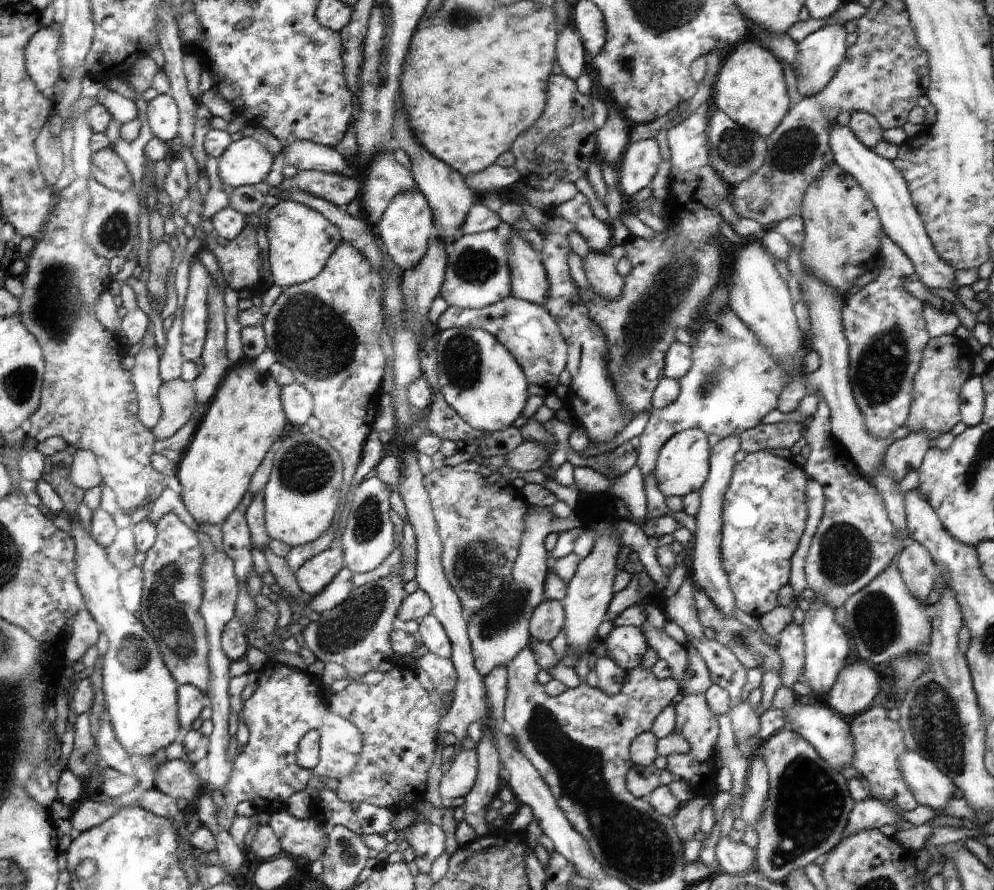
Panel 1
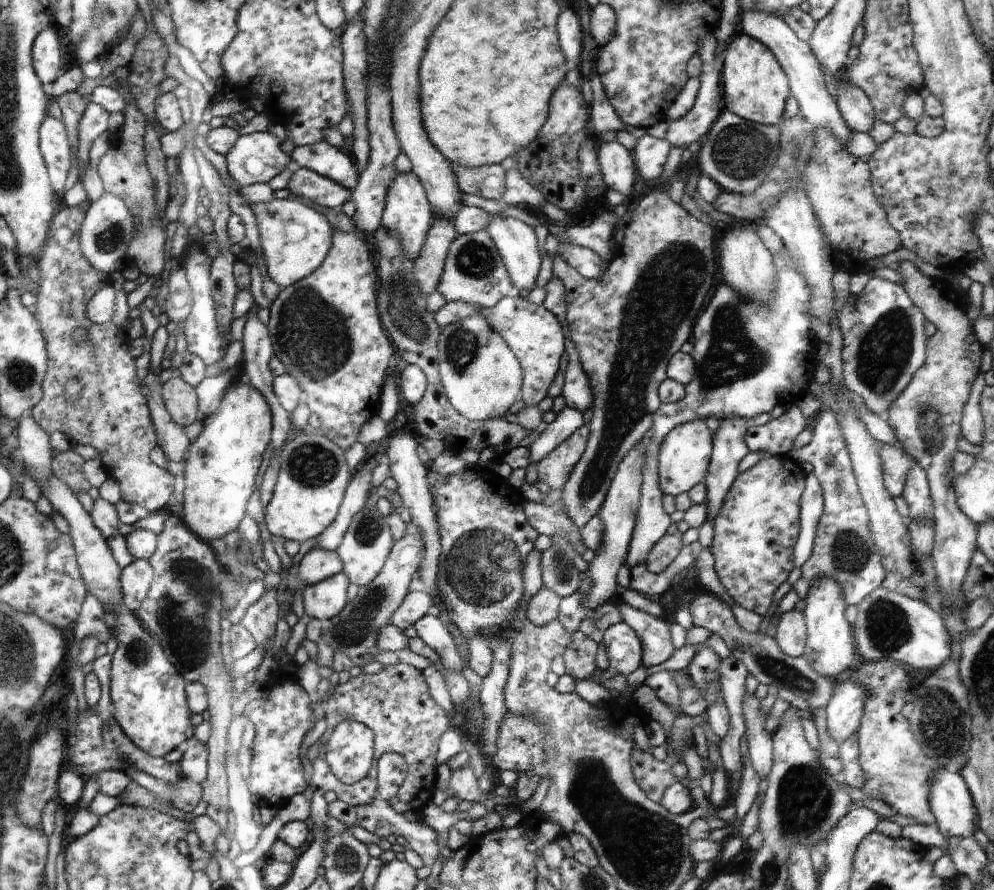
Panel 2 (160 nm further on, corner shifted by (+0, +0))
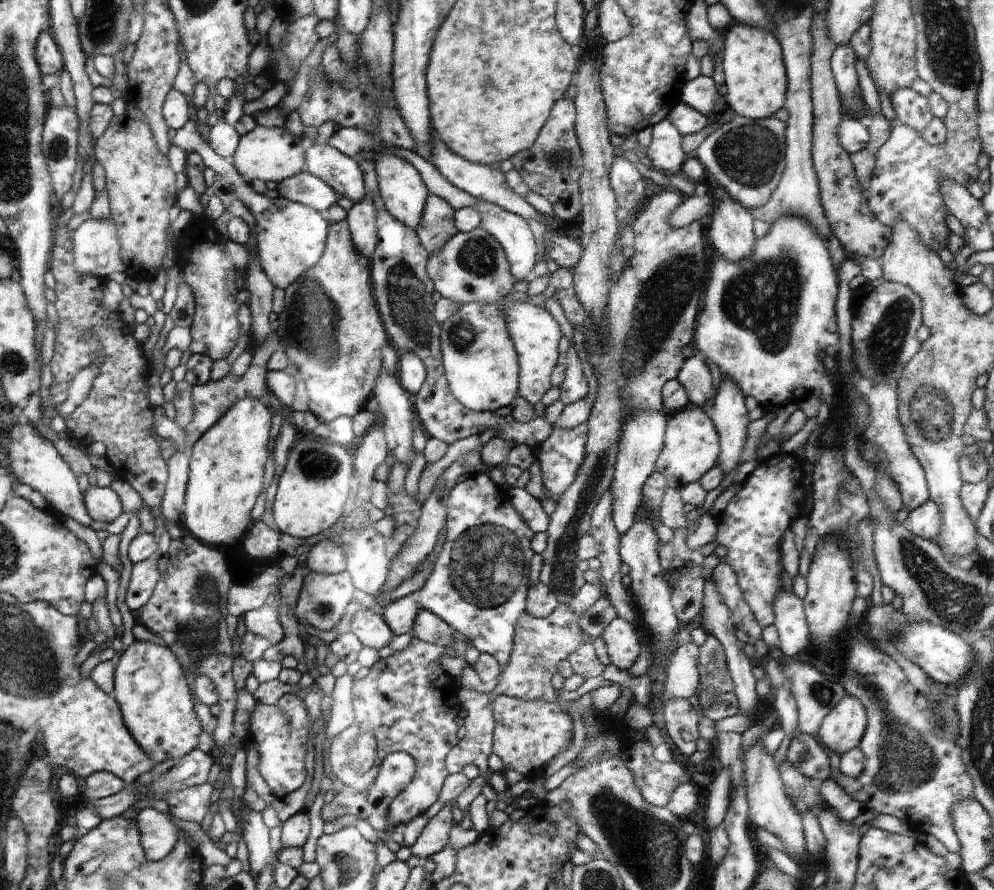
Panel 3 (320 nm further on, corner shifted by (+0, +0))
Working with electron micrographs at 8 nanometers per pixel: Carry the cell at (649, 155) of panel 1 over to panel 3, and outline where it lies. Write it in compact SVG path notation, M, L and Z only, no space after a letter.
M668 118L652 128L652 142L647 156L656 171L669 176L676 176L682 171L686 158L682 150L682 134Z

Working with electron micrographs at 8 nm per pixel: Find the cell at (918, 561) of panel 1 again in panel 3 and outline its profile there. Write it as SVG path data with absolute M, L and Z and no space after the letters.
M931 500L919 509L912 509L909 512L904 524L918 539L931 540L942 532L942 516L938 506Z

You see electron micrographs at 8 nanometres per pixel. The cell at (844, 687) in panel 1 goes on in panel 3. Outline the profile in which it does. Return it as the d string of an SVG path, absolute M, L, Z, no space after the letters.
M844 696L822 720L818 742L838 754L860 746L867 732L867 710L856 696Z

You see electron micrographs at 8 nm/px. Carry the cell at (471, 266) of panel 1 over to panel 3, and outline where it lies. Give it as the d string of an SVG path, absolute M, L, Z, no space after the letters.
M482 226L468 233L458 232L440 252L434 252L428 262L427 275L443 298L460 304L496 304L515 288L515 278L503 248Z

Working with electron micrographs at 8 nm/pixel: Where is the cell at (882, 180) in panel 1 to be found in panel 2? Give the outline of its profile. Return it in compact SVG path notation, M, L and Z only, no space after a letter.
M740 10L738 31L763 42L775 54L780 66L786 71L787 77L791 79L791 93L798 101L802 118L810 126L826 127L831 130L846 146L852 130L844 122L835 97L828 93L821 66L808 44L801 41L780 16L759 10Z

